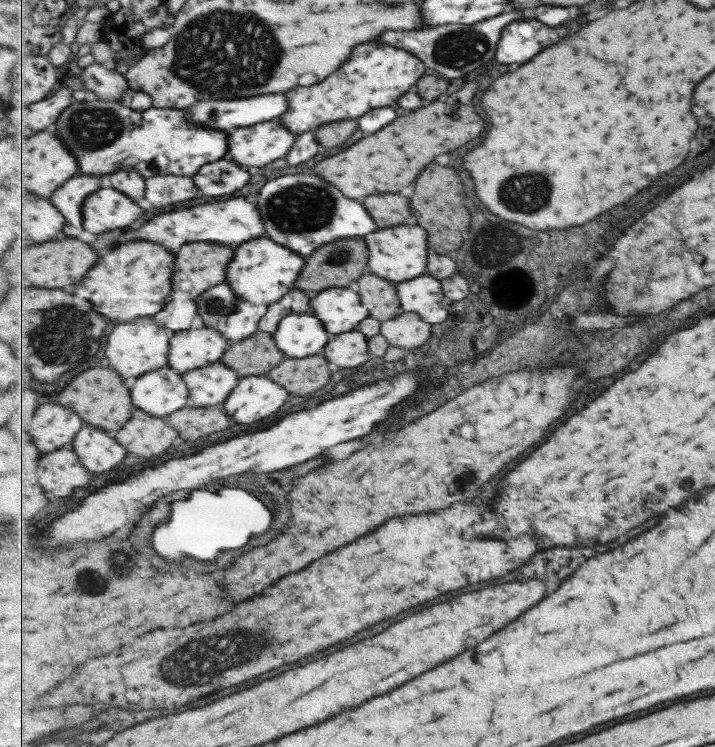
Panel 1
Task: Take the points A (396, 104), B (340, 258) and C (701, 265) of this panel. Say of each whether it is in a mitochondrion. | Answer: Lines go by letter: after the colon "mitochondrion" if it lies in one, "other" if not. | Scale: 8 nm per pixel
A: other
B: mitochondrion
C: other

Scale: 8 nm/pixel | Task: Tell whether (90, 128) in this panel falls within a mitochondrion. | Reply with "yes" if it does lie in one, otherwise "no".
yes

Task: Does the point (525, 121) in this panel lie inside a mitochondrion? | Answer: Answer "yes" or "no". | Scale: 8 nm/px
no

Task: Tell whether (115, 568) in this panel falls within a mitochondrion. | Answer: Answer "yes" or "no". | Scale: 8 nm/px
yes

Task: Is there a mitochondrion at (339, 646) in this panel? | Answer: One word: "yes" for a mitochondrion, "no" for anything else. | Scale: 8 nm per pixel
no

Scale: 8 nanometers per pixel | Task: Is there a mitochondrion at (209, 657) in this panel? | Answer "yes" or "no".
yes

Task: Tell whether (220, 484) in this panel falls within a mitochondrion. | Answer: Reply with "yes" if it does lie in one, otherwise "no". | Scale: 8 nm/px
no

